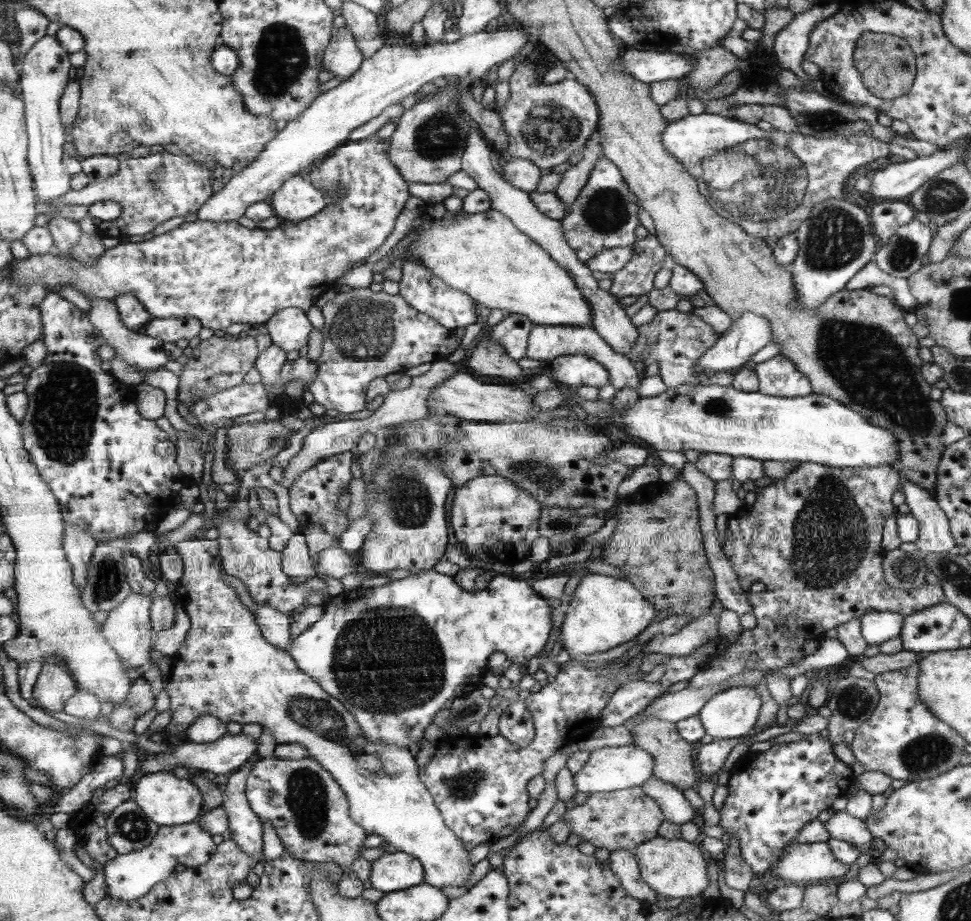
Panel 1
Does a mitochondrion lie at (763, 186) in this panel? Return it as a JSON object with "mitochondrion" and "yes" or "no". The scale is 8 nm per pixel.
{"mitochondrion":"yes"}

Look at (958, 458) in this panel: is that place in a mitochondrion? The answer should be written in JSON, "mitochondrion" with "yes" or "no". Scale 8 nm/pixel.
{"mitochondrion":"no"}

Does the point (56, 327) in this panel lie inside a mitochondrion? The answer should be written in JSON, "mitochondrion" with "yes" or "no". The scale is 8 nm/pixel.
{"mitochondrion":"no"}

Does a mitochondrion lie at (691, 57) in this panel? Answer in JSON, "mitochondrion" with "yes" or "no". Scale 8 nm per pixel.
{"mitochondrion":"no"}

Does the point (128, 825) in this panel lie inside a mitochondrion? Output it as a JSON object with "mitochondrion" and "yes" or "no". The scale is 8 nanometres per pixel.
{"mitochondrion":"yes"}

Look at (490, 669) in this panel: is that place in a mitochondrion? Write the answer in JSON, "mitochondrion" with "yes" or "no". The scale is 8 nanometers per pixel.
{"mitochondrion":"no"}

